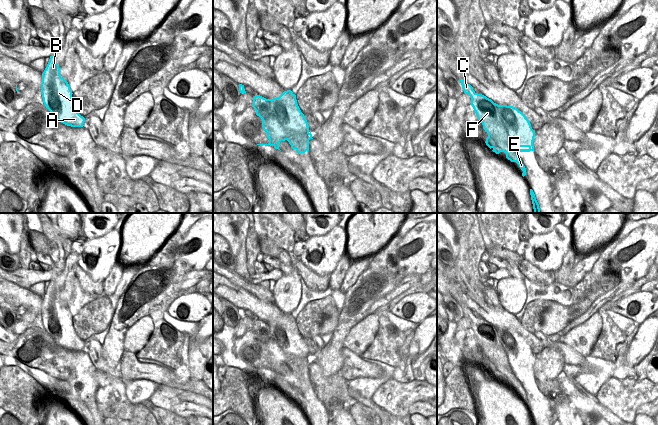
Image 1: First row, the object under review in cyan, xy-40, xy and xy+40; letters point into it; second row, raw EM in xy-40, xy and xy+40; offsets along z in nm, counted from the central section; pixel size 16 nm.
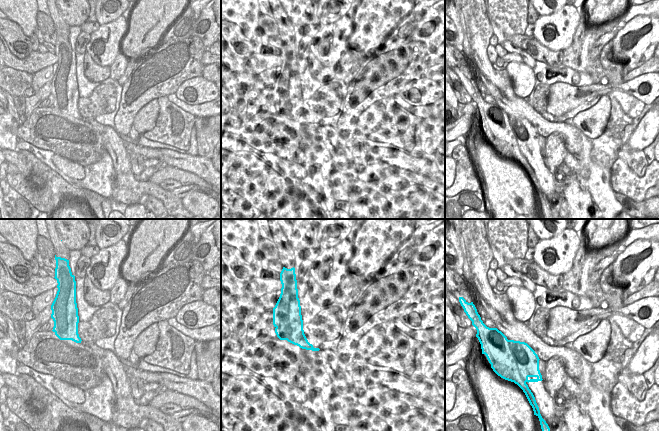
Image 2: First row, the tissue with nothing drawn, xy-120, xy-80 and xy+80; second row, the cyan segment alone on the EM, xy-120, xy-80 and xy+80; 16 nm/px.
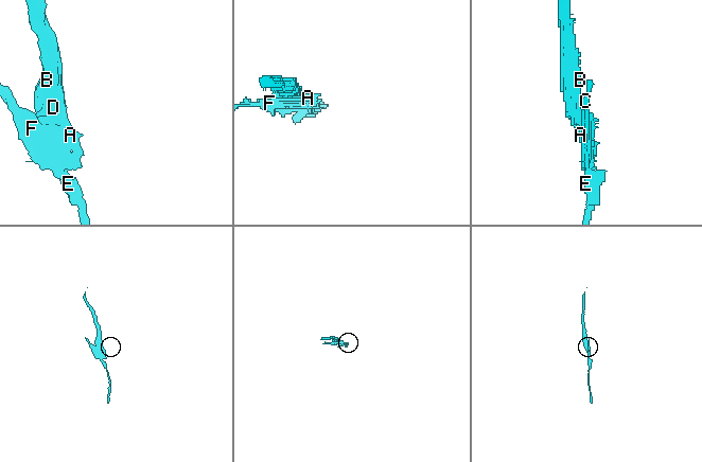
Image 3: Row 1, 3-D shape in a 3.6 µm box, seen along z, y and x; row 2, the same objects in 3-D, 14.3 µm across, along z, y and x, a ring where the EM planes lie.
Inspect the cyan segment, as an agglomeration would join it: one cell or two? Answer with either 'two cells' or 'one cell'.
two cells

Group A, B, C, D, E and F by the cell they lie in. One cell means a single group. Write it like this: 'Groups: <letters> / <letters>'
Groups: A B D / C E F

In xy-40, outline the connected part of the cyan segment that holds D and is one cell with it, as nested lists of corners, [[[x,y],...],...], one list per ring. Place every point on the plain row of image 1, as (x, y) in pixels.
[[[55,279],[50,280],[42,297],[41,318],[45,331],[58,345],[71,351],[83,351],[85,342],[73,328],[73,317],[66,303],[60,299]]]

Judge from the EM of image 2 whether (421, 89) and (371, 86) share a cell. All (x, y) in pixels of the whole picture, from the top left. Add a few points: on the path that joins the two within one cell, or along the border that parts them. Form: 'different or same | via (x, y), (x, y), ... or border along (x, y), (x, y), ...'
different | border along (423, 75), (410, 80), (399, 92)

